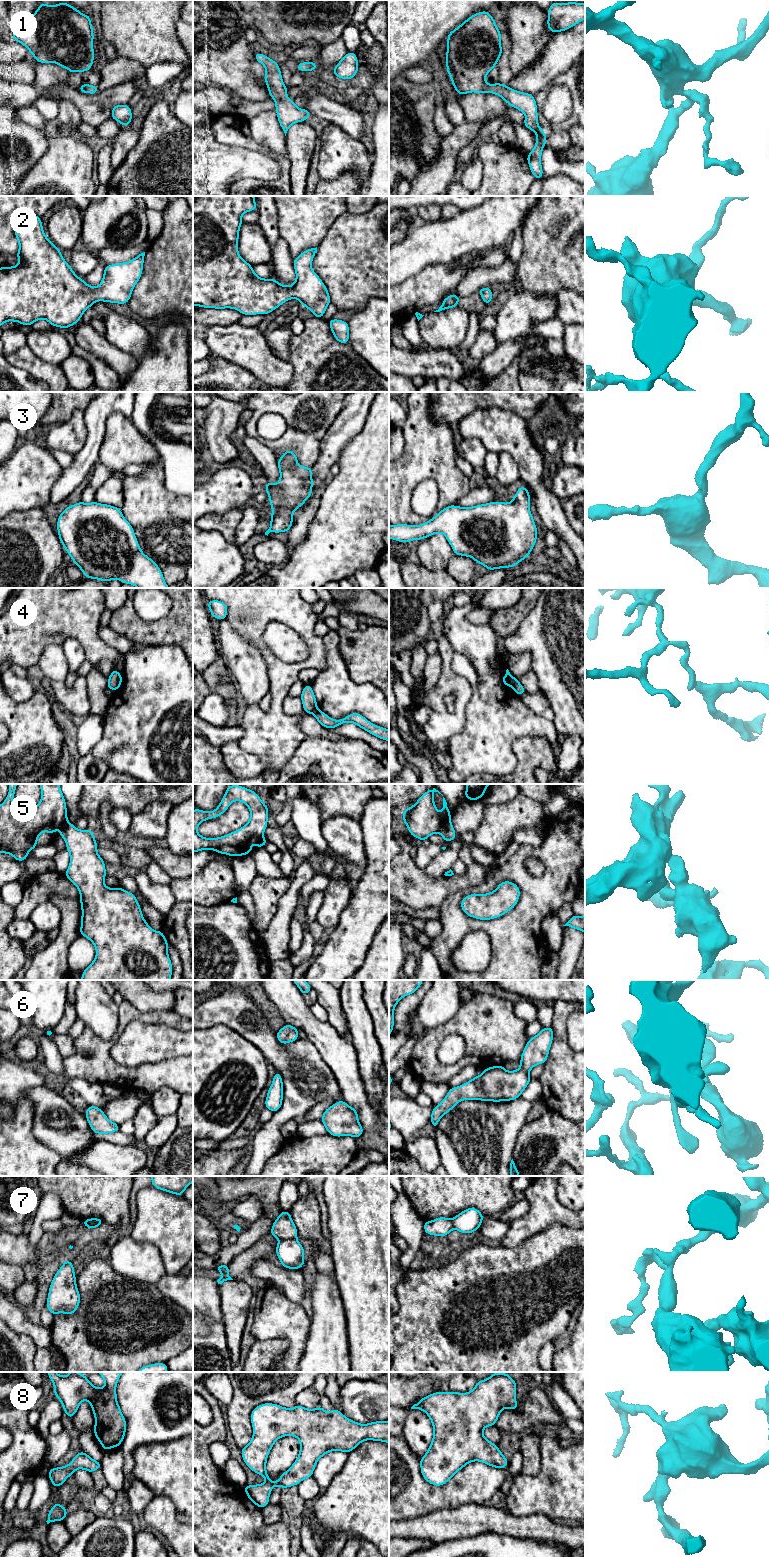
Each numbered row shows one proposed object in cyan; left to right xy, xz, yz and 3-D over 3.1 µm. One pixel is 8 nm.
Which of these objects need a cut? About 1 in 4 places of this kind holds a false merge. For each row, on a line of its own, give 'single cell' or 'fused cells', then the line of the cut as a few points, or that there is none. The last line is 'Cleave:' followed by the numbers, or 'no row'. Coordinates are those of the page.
1: single cell; no cut
2: single cell; no cut
3: single cell; no cut
4: fused cells; cut in yz along (512, 677), (510, 685)
5: fused cells; cut in yz along (450, 820), (445, 821), (438, 832)
6: single cell; no cut
7: fused cells; cut in xz along (295, 1237), (280, 1240)
8: single cell; no cut
Cleave: 4, 5, 7

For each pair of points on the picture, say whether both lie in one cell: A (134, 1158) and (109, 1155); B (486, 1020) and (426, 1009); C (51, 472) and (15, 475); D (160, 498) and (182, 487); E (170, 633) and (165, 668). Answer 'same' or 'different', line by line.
A: same
B: different
C: same
D: different
E: different

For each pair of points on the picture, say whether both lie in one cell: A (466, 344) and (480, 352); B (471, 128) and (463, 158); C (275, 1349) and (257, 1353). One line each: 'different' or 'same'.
A: different
B: different
C: same

